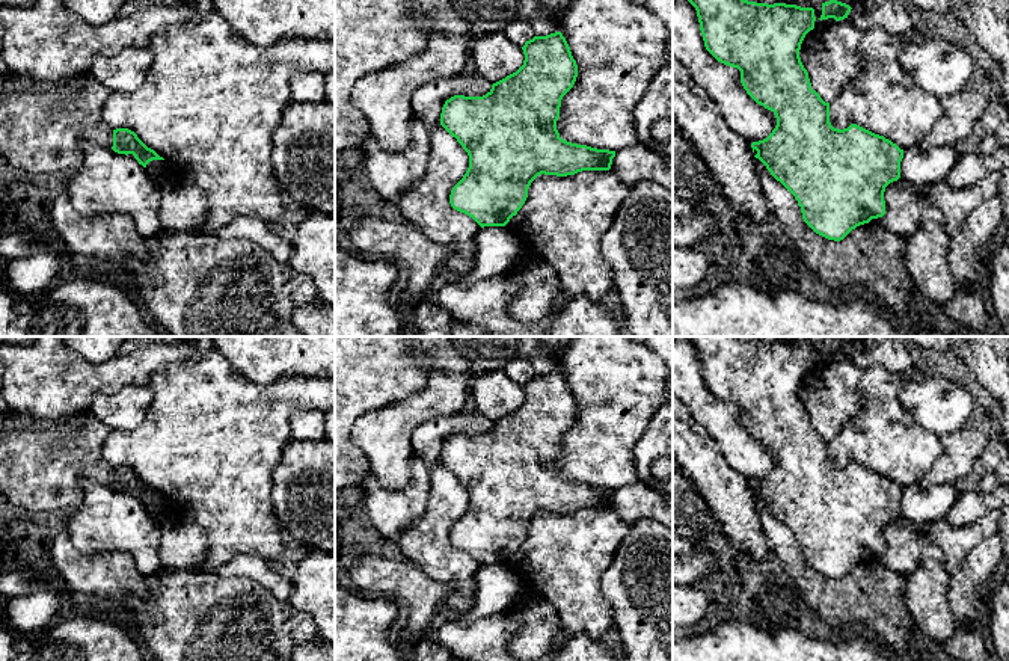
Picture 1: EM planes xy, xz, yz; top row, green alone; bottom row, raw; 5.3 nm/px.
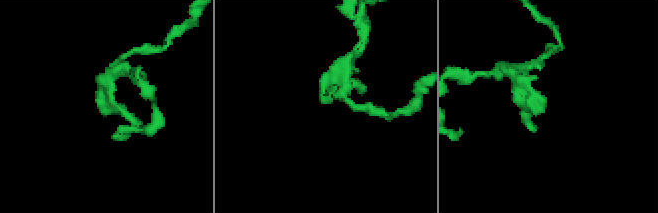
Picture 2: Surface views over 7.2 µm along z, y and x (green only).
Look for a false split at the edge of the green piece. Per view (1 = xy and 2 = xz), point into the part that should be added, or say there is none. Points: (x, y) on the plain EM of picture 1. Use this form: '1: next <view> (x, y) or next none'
1: next none
2: next none

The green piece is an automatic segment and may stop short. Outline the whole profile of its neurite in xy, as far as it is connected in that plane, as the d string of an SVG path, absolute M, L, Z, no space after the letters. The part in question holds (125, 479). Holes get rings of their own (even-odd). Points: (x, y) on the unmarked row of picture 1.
M128 466L113 468L113 484L112 487L118 492L133 492L134 497L146 506L152 498L164 498L154 487L148 486L134 469Z

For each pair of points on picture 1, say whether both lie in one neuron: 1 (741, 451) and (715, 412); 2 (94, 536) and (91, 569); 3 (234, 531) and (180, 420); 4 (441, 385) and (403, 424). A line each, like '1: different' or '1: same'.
1: same
2: different
3: same
4: same

